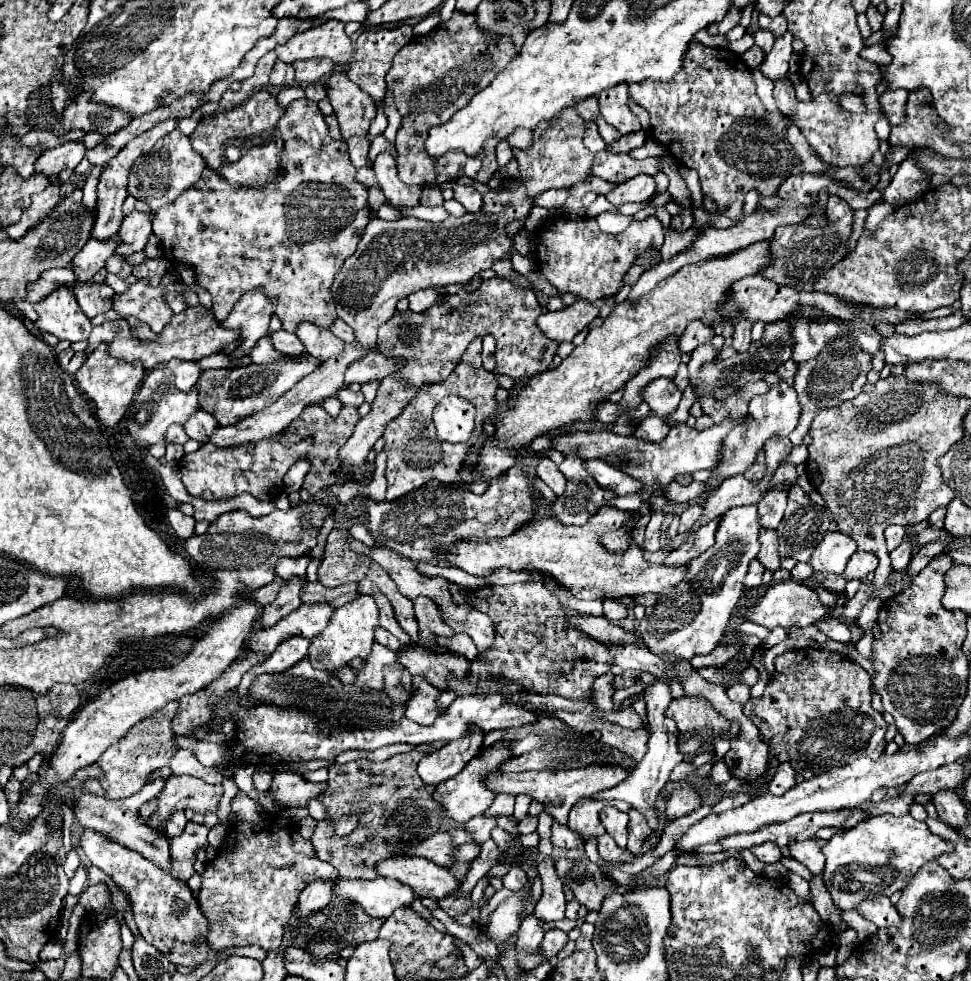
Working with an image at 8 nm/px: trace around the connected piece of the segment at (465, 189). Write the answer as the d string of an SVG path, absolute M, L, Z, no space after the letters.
M456 184L454 200L458 200L466 208L466 212L478 212L482 208L482 196L472 184Z

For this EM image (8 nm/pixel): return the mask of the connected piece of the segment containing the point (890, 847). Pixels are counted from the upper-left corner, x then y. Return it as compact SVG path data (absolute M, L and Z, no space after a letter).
M892 814L870 816L826 842L822 848L826 856L824 884L838 908L854 910L866 896L892 896L896 890L904 890L920 866L944 852L952 852L950 840L932 834L926 822L914 820L910 814L898 818Z

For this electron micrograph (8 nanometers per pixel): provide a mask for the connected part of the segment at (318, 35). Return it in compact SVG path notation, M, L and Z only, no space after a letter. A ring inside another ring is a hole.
M328 20L306 32L298 32L298 36L292 36L286 44L274 48L278 58L288 64L310 58L329 58L334 64L348 64L352 50L352 40L344 32L340 20Z

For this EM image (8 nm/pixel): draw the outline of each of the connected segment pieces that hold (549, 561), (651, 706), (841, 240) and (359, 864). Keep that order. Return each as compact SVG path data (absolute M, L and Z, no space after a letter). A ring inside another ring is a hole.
M602 506L584 526L564 526L548 516L530 522L528 526L522 526L520 530L502 540L462 540L442 552L446 552L446 562L474 576L488 576L492 570L502 566L510 566L512 570L532 568L544 574L552 574L578 598L586 600L602 596L646 596L652 592L658 594L668 586L676 586L686 576L688 564L650 564L644 558L644 550L634 542L634 528L630 528L630 548L626 548L626 552L606 552L606 548L602 548L602 532L614 532L614 528L622 528L622 520L626 520L626 516L630 516L628 510L620 510L614 506Z
M660 678L656 684L652 684L652 686L644 692L644 700L646 700L648 722L650 722L650 726L648 726L650 738L648 738L648 744L646 744L646 746L648 746L646 756L642 758L642 762L636 764L636 768L630 772L630 776L628 776L626 780L622 780L622 784L618 784L618 786L614 786L614 788L610 788L610 790L602 790L602 792L598 792L598 794L594 794L594 796L610 798L610 800L626 800L632 808L636 808L638 812L642 812L642 814L646 816L650 828L652 828L654 832L658 832L658 830L660 830L660 822L658 822L656 812L654 812L654 800L656 800L658 792L664 788L664 784L668 782L672 768L674 768L678 762L682 762L684 756L682 756L682 754L678 752L678 748L676 748L676 734L678 734L676 724L674 724L672 718L666 718L666 716L664 716L664 710L668 708L668 704L670 704L670 700L672 700L670 688L668 688L666 680Z
M828 196L826 214L830 220L830 226L826 228L808 228L802 224L776 228L776 234L770 240L770 254L774 256L774 260L770 260L770 268L764 268L760 276L782 286L814 290L814 284L836 262L842 260L846 250L846 240L852 234L852 208L844 200L840 200L838 196Z
M412 750L408 754L396 754L386 762L354 760L348 764L332 764L328 768L326 796L318 796L318 800L324 804L330 820L316 824L312 844L316 856L330 862L340 878L374 880L378 878L374 864L394 856L392 846L398 844L398 840L404 844L414 840L414 844L418 844L420 836L416 834L436 834L440 830L446 808L434 800L436 786L422 784L422 778L416 772L416 764L424 756L428 756L428 752ZM346 812L362 812L362 820L358 820L358 828L354 828L350 836L338 836L334 826L338 816L346 816Z

